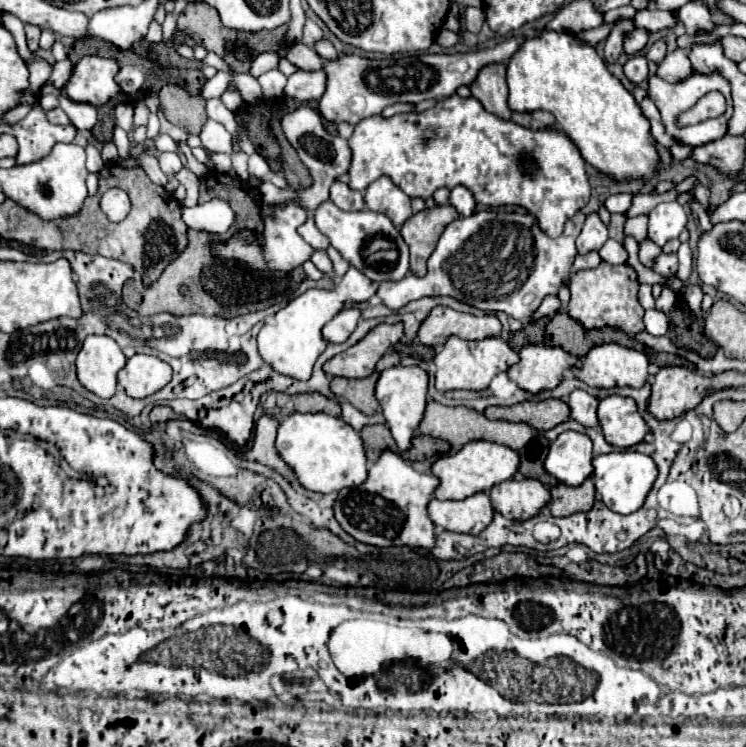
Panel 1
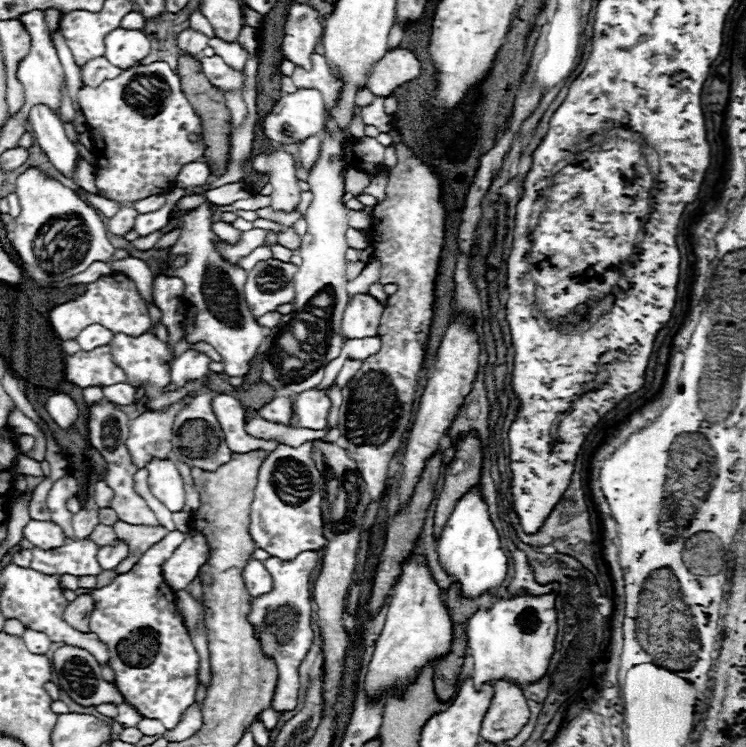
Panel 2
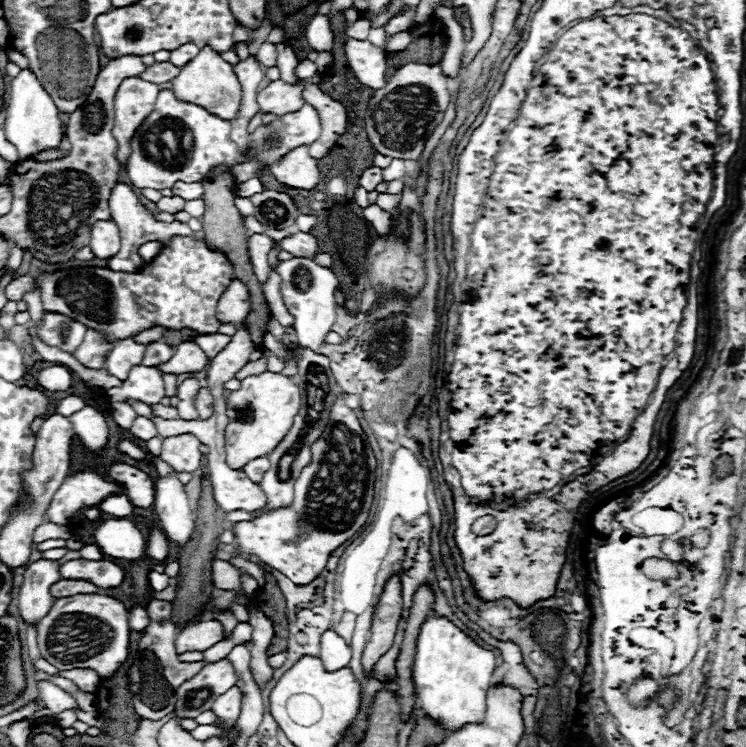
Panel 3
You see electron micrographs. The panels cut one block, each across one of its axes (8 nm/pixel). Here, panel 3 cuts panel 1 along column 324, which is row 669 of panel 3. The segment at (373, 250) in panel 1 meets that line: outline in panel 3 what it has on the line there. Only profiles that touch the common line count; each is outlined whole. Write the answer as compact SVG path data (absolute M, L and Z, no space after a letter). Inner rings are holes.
M222 658L218 662L210 662L206 664L194 678L186 680L178 690L178 702L176 702L176 712L184 718L196 718L198 714L202 714L204 710L210 710L212 708L212 702L216 700L216 696L224 694L226 690L234 688L238 682L238 676L236 676L236 670L234 666L230 664L230 660ZM198 690L210 690L210 698L204 700L204 704L196 706L196 708L190 708L186 706L186 700L188 696L192 696L192 692L198 692Z

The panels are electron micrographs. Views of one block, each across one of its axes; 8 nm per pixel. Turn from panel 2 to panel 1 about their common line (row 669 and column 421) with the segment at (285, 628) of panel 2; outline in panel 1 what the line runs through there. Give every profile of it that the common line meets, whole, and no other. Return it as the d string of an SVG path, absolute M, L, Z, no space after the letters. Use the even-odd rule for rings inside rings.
M486 210L470 218L450 222L442 232L436 250L428 258L428 274L422 278L408 274L408 278L404 278L402 282L384 282L380 284L376 298L396 312L410 300L418 300L424 296L452 296L464 304L486 312L506 312L508 316L520 322L524 320L526 324L530 314L540 306L546 296L558 296L558 290L568 284L568 278L572 274L572 262L578 254L574 250L574 238L580 234L586 216L582 212L576 212L576 216L566 222L564 232L558 238L548 238L538 228L536 220L532 222L530 214L524 214L522 218L518 216L520 214ZM478 216L482 216L482 220ZM480 226L484 228L482 232ZM496 226L502 226L502 232L496 232ZM506 226L514 228L508 232L504 230ZM480 236L488 238L478 240Z

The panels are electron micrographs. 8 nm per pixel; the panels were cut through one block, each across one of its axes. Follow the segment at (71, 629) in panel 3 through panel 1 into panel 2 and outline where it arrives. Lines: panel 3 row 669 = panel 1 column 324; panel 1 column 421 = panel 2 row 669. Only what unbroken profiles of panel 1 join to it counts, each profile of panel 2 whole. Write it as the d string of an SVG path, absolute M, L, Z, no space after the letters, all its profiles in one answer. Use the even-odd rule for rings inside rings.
M60 646L56 652L54 652L54 658L52 658L52 666L56 670L56 676L58 676L58 686L68 692L68 696L78 702L80 706L96 706L96 704L102 704L102 702L114 702L114 704L120 704L124 698L122 694L118 692L118 688L112 684L112 682L106 682L102 680L102 668L100 664L96 662L96 658L84 650L84 648L78 648L78 646Z

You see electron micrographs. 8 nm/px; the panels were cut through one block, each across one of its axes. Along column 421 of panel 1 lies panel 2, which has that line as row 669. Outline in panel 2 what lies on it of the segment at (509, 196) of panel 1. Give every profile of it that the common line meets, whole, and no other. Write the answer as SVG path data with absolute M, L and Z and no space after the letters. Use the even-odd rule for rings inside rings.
M170 532L164 540L146 550L130 572L120 574L112 584L90 592L94 600L90 630L108 644L116 688L144 718L162 720L166 730L174 730L180 724L182 714L194 704L198 688L198 654L176 610L174 592L162 578L162 564L184 542L184 538L184 532ZM142 632L150 636L132 640Z

